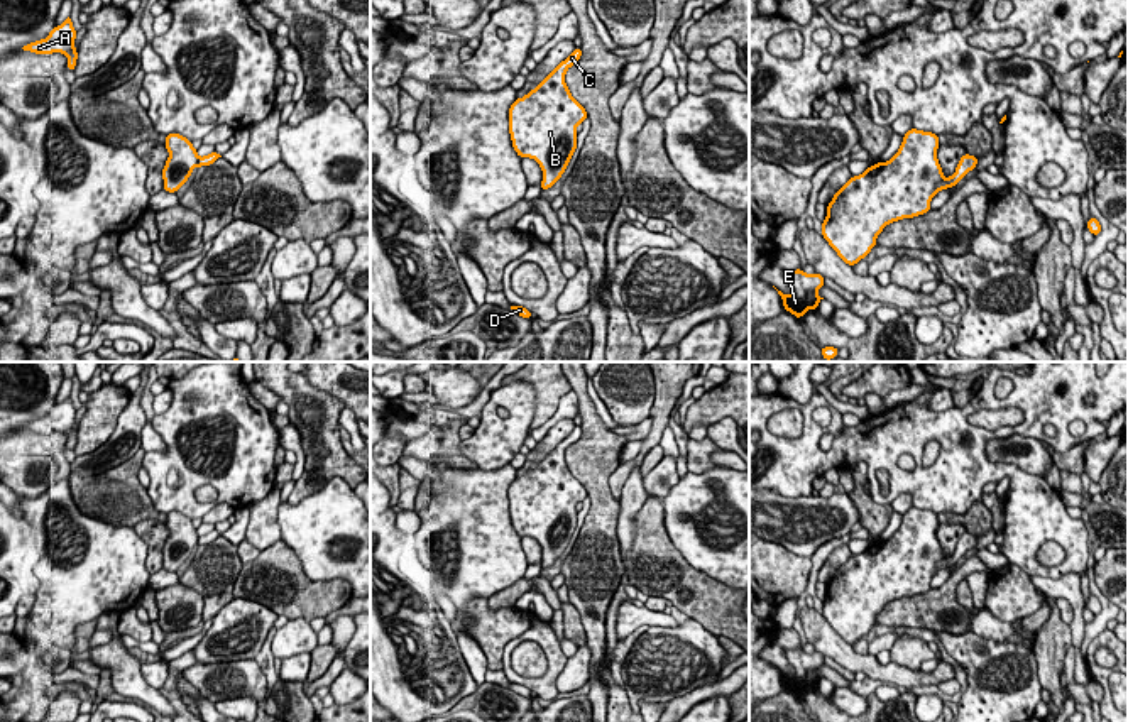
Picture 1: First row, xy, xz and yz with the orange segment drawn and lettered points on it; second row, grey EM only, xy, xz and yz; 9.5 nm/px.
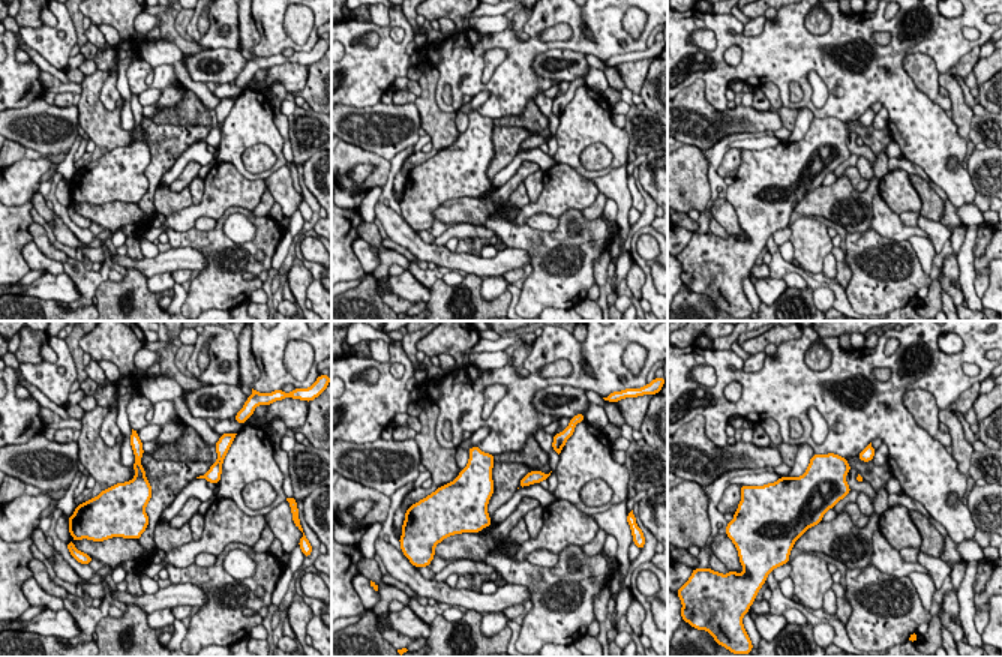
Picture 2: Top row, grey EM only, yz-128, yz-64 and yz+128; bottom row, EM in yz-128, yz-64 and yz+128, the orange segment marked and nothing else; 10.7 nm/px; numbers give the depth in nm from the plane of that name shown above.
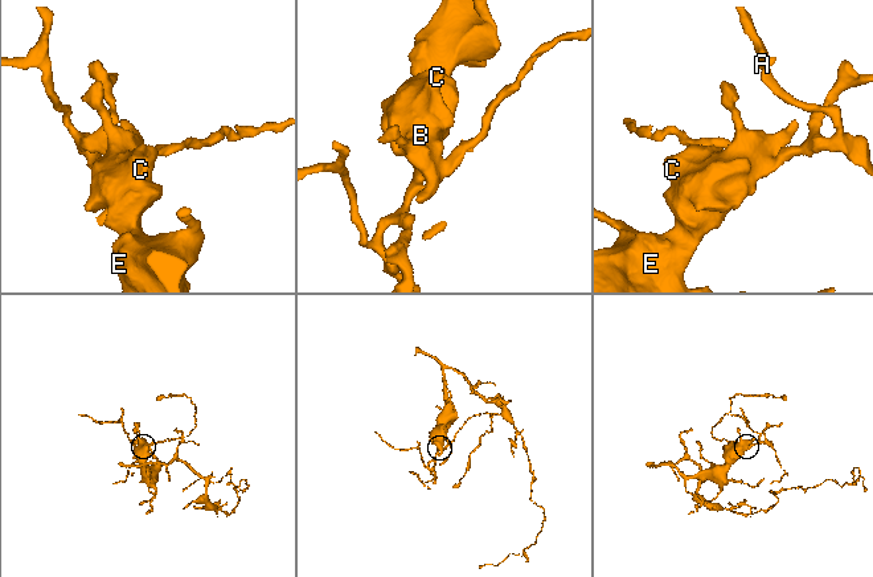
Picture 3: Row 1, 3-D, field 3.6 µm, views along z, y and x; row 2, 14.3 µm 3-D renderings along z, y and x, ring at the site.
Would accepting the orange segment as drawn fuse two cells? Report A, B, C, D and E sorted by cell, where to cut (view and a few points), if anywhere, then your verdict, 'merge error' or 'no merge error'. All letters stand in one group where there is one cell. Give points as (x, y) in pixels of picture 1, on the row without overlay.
groups A B C D E; cut none; no merge error

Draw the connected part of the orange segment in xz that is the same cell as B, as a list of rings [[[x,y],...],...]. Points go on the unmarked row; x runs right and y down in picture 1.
[[[582,428],[561,440],[533,470],[509,487],[509,512],[517,534],[534,538],[541,550],[541,570],[551,566],[568,546],[577,528],[577,504],[589,497],[572,475],[565,451],[582,436]]]

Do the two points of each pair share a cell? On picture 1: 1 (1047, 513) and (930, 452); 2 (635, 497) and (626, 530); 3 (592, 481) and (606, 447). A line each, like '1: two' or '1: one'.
1: two
2: one
3: one

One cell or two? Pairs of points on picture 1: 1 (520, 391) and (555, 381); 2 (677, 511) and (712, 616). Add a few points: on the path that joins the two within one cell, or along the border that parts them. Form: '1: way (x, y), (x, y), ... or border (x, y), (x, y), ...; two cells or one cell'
1: border (503, 384), (526, 381), (533, 388), (531, 425); two cells
2: border (670, 541), (697, 570), (706, 572), (731, 589); two cells

